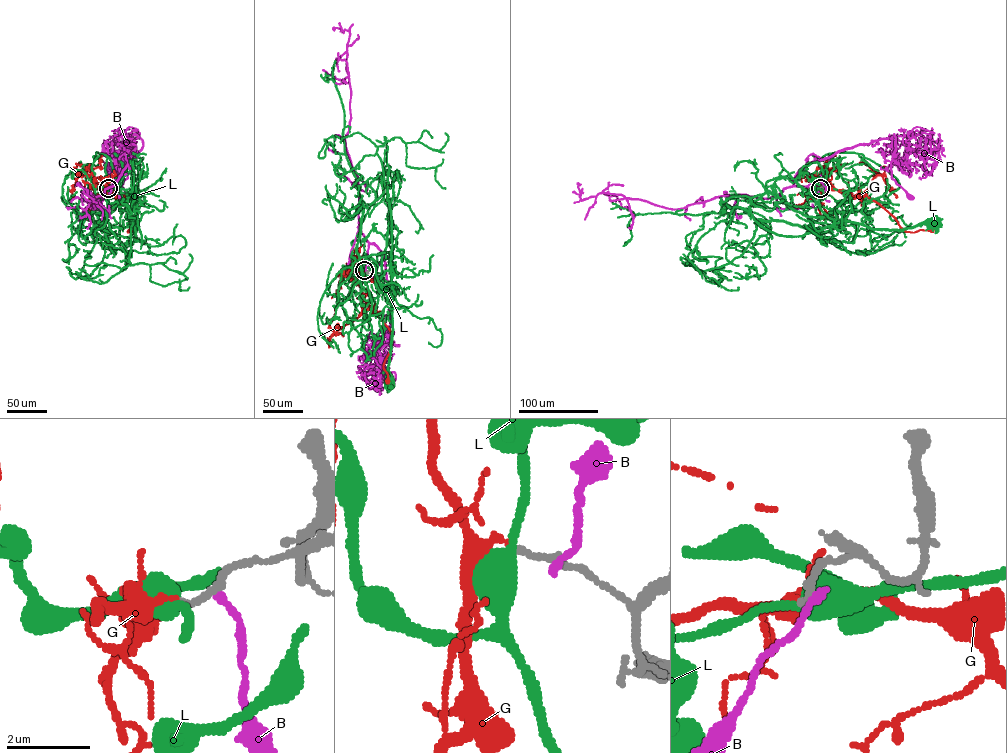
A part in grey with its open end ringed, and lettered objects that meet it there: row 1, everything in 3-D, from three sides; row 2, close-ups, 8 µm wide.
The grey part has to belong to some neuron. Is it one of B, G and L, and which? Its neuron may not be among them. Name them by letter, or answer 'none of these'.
G

